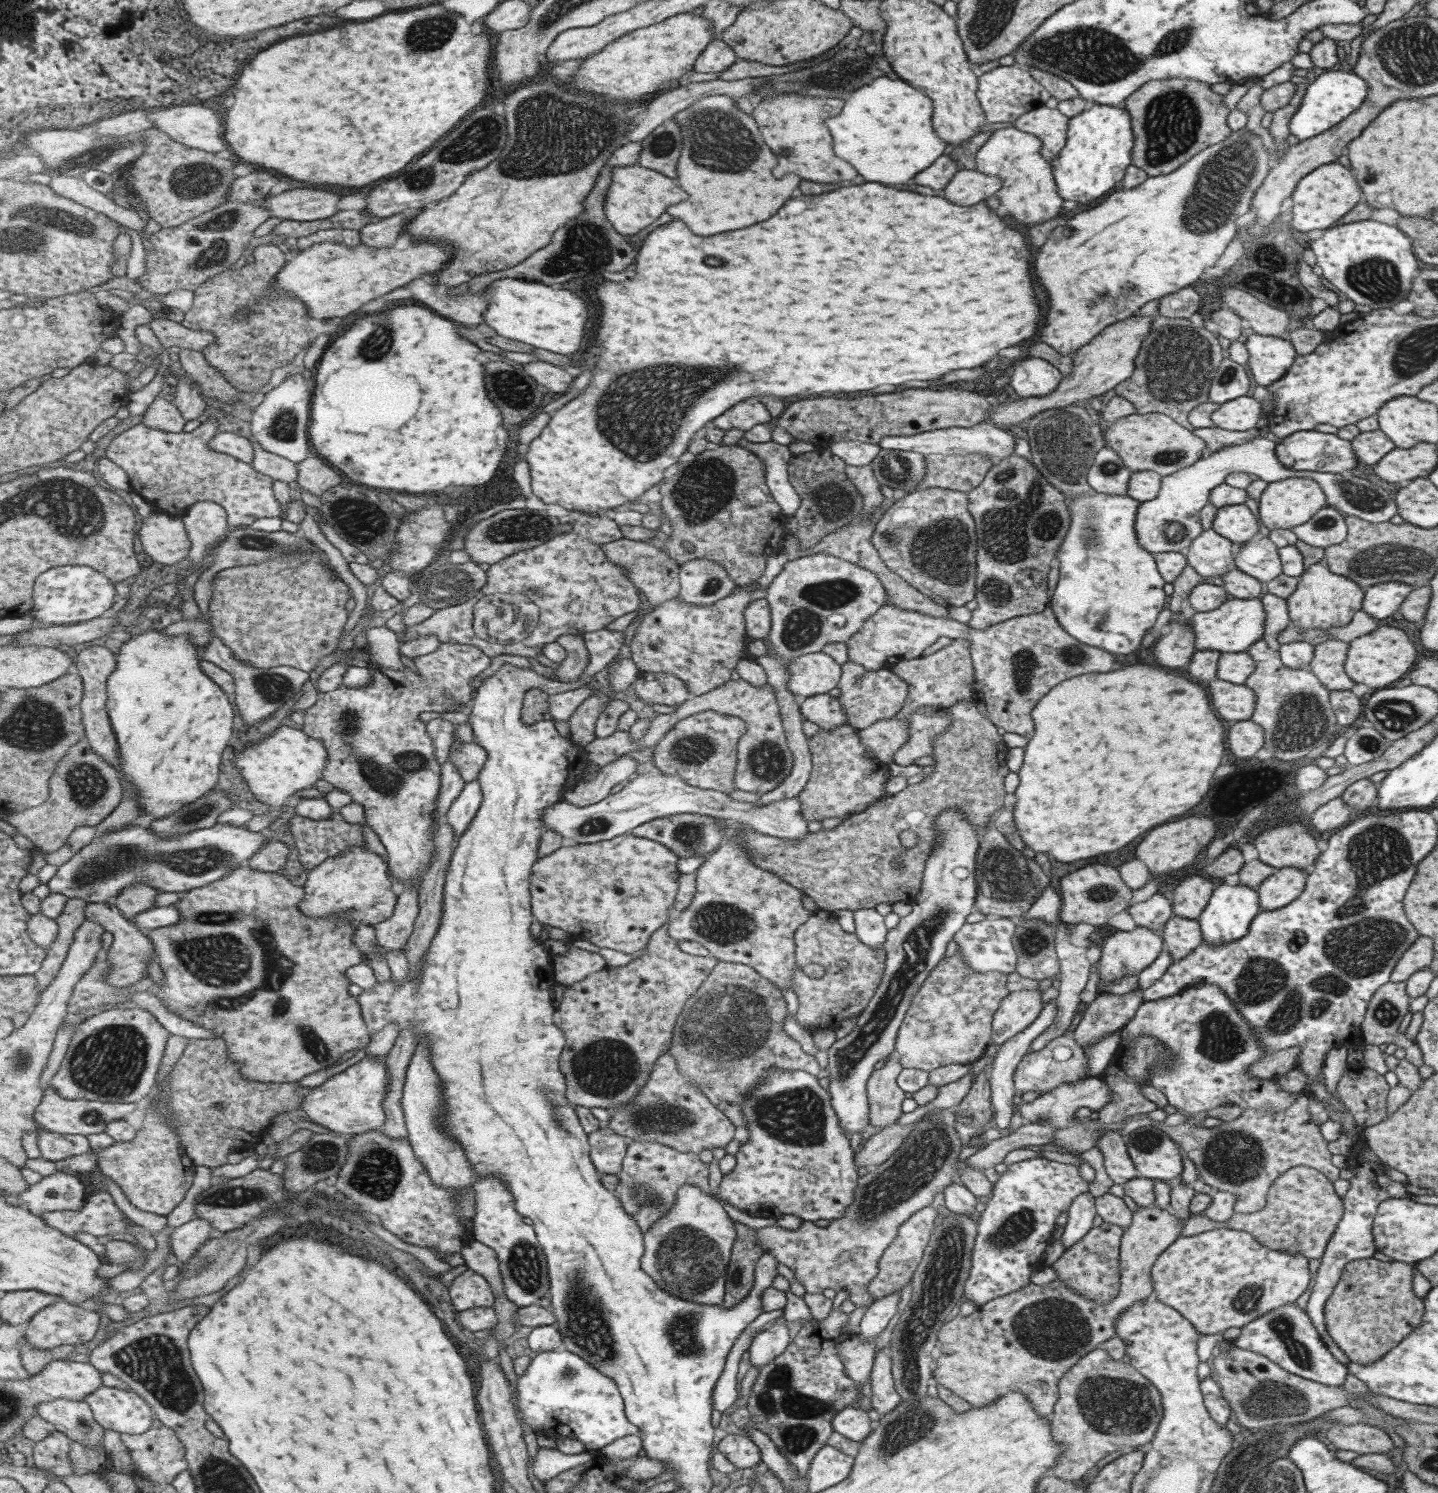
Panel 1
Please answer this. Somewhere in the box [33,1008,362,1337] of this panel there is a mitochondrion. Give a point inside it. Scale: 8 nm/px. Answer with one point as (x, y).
(110, 1062)

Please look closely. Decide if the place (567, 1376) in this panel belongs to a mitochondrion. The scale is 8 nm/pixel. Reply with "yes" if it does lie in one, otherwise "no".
yes

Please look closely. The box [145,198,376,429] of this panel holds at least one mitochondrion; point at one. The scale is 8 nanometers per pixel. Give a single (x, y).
(214, 225)

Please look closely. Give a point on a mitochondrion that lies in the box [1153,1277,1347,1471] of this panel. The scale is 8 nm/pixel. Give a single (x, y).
(1267, 1400)

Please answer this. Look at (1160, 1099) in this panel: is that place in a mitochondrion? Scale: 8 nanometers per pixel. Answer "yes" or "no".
no

